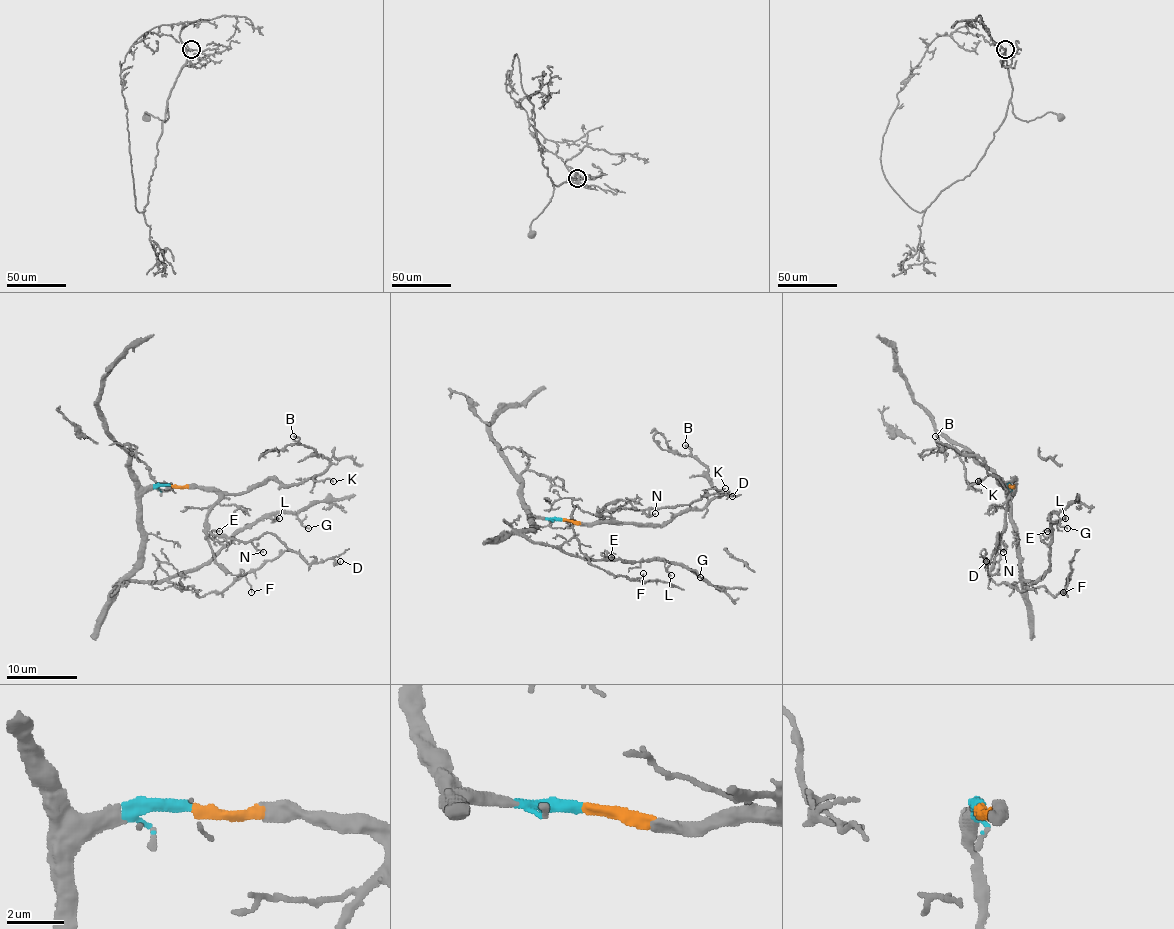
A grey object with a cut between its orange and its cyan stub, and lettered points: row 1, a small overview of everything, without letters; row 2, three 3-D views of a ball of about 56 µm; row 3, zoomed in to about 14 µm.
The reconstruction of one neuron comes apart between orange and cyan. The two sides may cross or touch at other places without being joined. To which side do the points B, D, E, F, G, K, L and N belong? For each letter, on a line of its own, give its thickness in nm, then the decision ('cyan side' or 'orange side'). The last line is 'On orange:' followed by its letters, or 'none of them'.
B: calibre 140 nm; orange side
D: calibre 180 nm; orange side
E: calibre 160 nm; cyan side
F: calibre 130 nm; cyan side
G: calibre 110 nm; cyan side
K: calibre 150 nm; orange side
L: calibre 170 nm; cyan side
N: calibre 120 nm; orange side
On orange: B, D, K, N

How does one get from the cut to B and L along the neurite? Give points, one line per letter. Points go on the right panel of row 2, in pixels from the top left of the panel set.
B: (1010, 485), (1013, 493), (1013, 478), (1001, 484), (987, 471), (983, 461), (962, 453), (935, 436)
L: (1010, 485), (1010, 523), (1019, 569), (1027, 581), (1049, 567), (1049, 517), (1065, 517)

